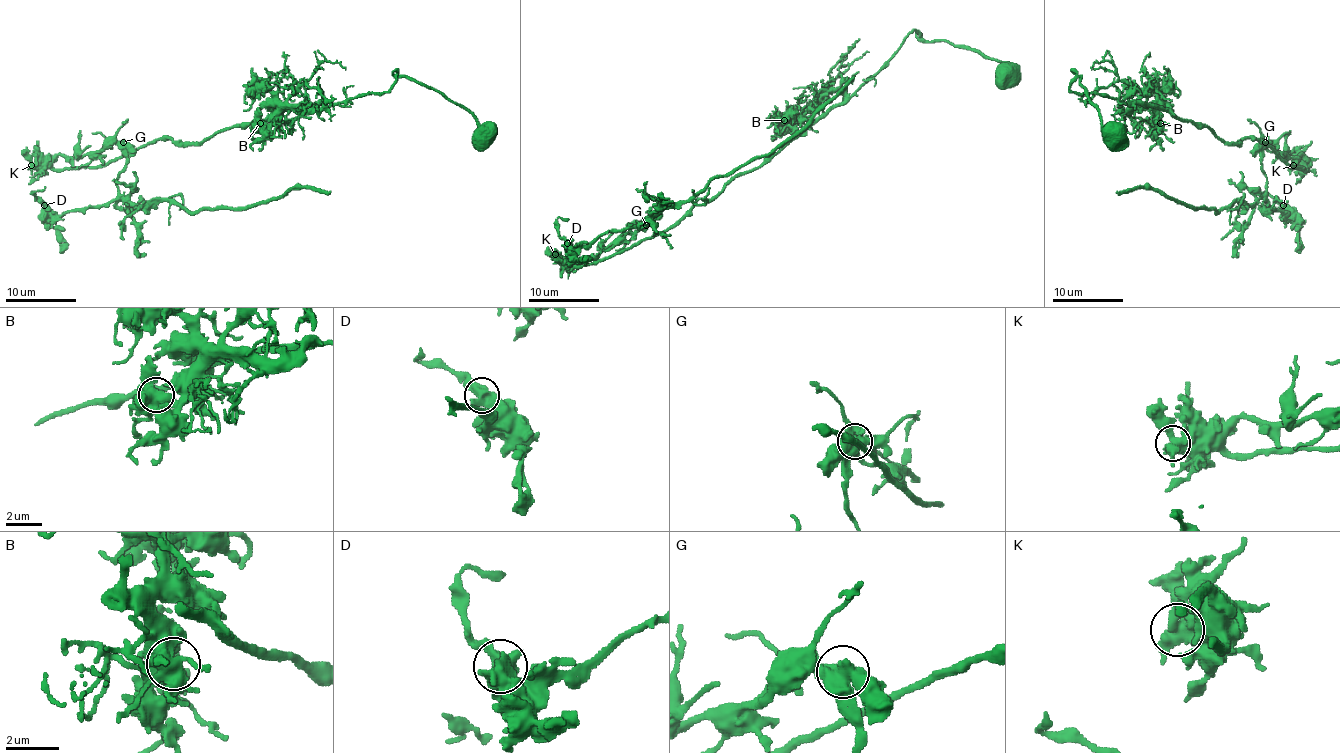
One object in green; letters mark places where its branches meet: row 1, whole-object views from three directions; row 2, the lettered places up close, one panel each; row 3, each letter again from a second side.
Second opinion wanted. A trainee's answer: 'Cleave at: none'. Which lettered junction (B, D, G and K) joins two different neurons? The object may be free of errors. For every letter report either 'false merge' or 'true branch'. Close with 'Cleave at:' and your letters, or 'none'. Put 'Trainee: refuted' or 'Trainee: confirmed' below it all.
B: true branch
D: true branch
G: false merge
K: true branch
Cleave at: G
Trainee: refuted

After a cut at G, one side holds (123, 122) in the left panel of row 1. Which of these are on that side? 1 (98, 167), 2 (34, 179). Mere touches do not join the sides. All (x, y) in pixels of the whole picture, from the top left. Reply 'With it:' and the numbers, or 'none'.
With it: 1, 2

